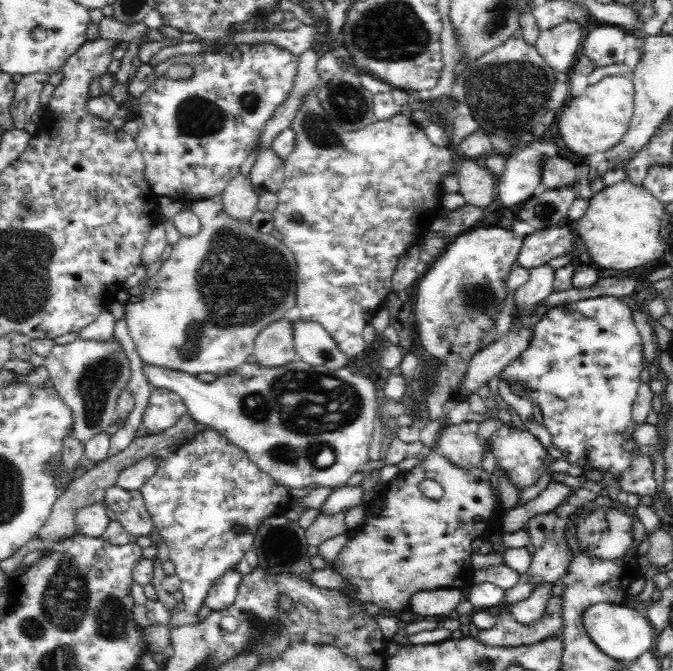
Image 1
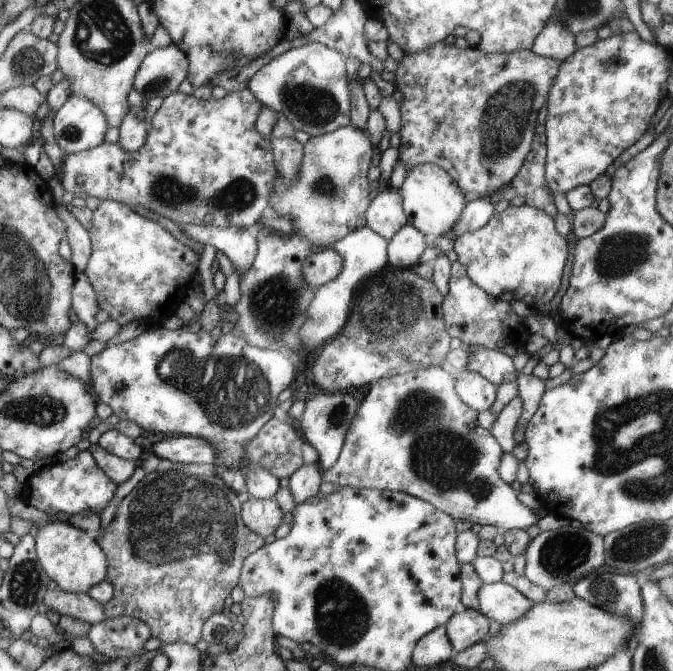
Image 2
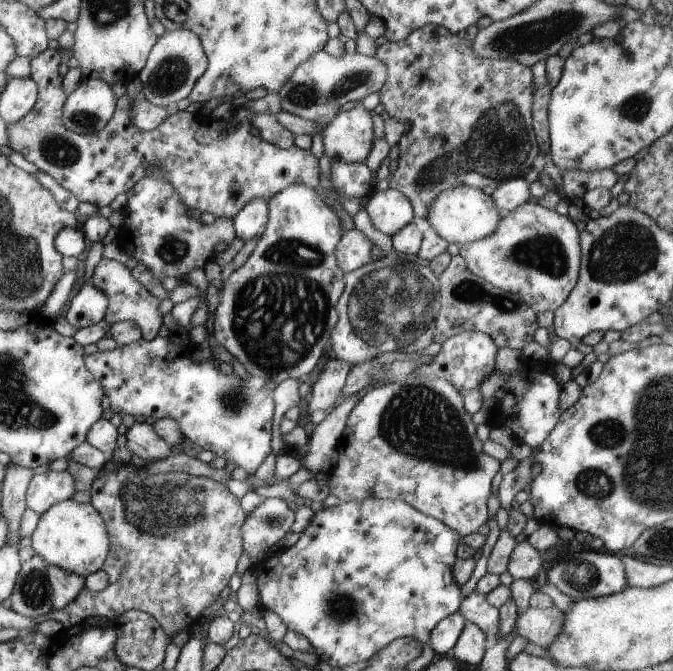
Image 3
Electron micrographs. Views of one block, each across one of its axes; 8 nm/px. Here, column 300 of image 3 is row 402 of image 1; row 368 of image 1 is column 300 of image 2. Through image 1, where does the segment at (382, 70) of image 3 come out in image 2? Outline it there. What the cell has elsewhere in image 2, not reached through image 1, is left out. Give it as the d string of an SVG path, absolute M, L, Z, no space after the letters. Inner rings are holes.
M306 43L301 47L290 46L286 52L276 56L258 70L248 84L251 93L266 107L281 113L297 131L304 131L311 137L329 133L351 122L351 88L347 75L347 56L322 43Z

